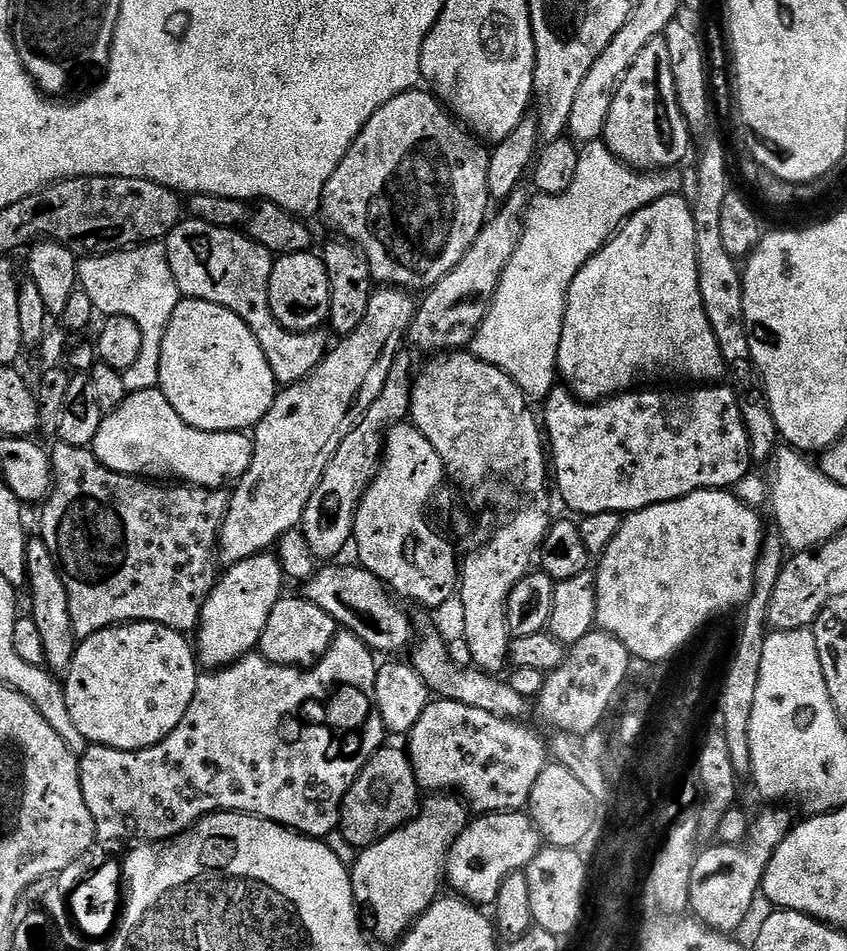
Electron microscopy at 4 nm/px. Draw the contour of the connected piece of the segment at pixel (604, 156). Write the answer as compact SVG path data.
M603 139L591 140L580 148L578 174L570 182L570 190L560 196L537 195L528 205L524 217L524 233L518 250L510 258L500 276L488 316L480 323L480 331L470 348L480 361L493 364L504 371L524 391L529 401L543 402L558 384L558 346L562 338L564 311L568 291L582 266L599 248L603 248L638 210L667 196L677 195L684 186L684 172L679 167L663 170L637 170L619 160Z

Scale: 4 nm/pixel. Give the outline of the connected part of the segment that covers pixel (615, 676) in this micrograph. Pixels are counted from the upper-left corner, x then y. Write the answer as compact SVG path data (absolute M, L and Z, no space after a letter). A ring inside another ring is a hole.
M603 630L586 634L586 638L567 649L563 662L545 675L544 684L534 700L535 711L537 708L541 718L553 724L553 729L589 734L603 722L612 699L621 695L620 687L628 676L628 663L628 651L618 638Z

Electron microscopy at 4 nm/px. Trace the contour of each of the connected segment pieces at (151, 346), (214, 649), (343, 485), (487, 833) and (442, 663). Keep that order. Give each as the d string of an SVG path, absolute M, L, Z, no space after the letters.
M157 242L125 249L120 253L85 257L77 267L77 279L80 288L96 306L128 303L122 308L122 314L138 322L138 330L142 330L142 354L138 354L138 362L134 362L134 366L123 372L126 390L129 393L141 392L157 387L160 383L162 338L166 334L173 307L182 299L180 288L174 282L173 271L170 270L167 247Z
M272 554L239 560L217 579L200 615L200 627L194 636L198 660L205 669L227 668L235 660L249 655L259 645L262 630L270 618L270 610L282 598L286 585L284 568Z
M397 362L386 378L386 386L372 404L363 409L364 417L360 425L349 427L344 434L344 441L332 455L332 461L326 466L322 482L310 494L310 502L306 502L306 510L302 521L302 531L306 534L306 542L310 542L310 550L314 550L317 561L332 562L344 547L349 547L353 539L352 527L356 521L356 513L360 510L360 499L376 475L384 454L384 440L388 430L401 423L409 415L412 406L413 377L408 376L408 368L404 362Z
M490 812L477 815L469 824L464 827L462 834L454 842L454 846L448 852L448 862L446 865L446 884L453 888L457 897L463 898L469 904L477 906L495 905L498 898L498 890L502 882L510 874L527 868L542 847L542 837L536 825L532 822L531 815L519 812Z
M429 617L417 619L416 628L419 634L417 644L410 657L412 666L423 676L429 691L444 700L460 701L466 706L475 706L478 710L490 710L495 716L506 716L509 720L520 720L530 712L529 697L518 694L512 689L507 679L491 672L481 672L475 666L460 666L449 658L447 642L436 630Z

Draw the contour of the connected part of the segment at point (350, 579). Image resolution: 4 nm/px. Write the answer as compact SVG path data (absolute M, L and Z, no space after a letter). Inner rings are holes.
M332 562L321 567L303 585L303 599L326 610L341 629L353 632L373 653L400 654L414 640L414 620L404 613L405 605L374 574L352 564Z

